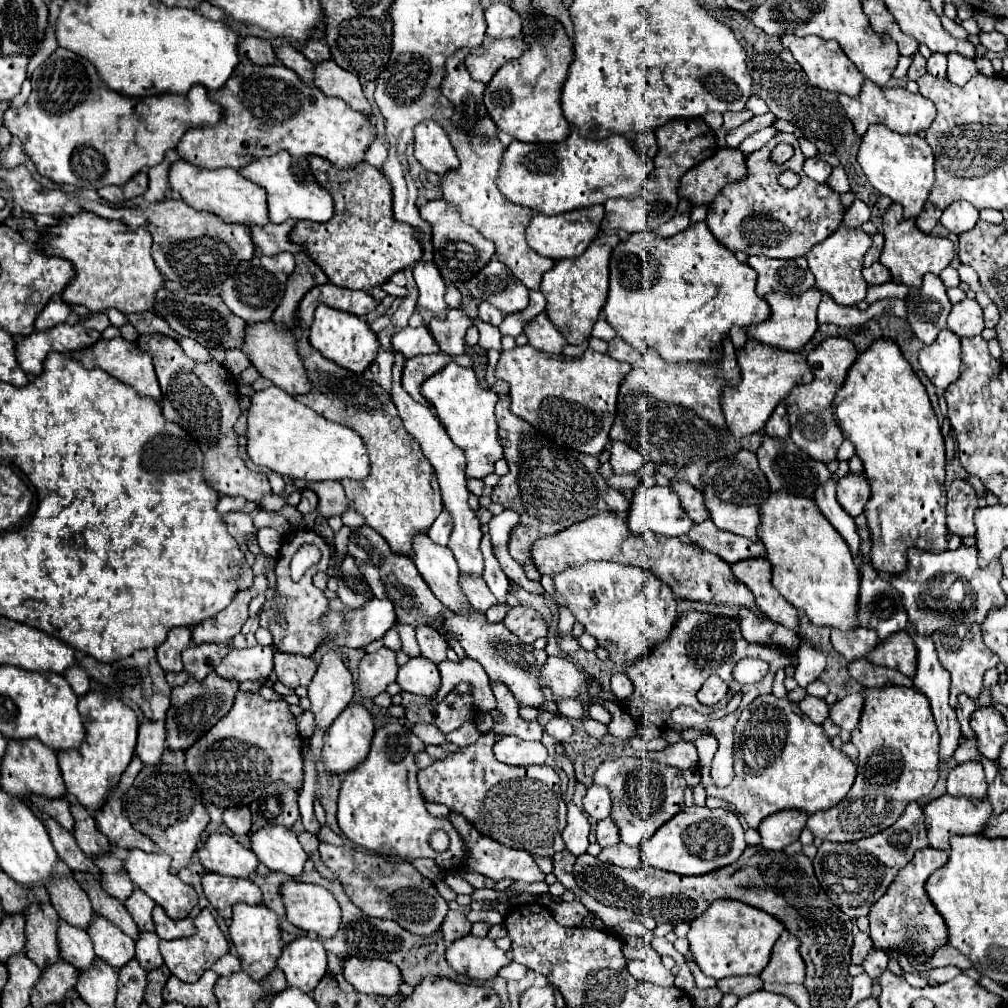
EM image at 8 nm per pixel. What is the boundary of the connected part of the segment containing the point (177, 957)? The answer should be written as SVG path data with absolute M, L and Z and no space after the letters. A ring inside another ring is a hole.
M204 908L200 912L200 916L194 918L196 924L196 934L190 938L178 938L178 940L160 940L160 952L164 956L164 964L170 968L170 972L176 978L182 978L184 982L194 982L198 980L208 968L212 968L220 956L228 954L228 940L224 938L222 930L218 928L212 912L208 908Z

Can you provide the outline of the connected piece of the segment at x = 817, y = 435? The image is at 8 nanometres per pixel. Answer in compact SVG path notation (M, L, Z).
M846 338L822 340L808 354L808 364L812 366L812 372L816 376L814 382L796 386L790 392L790 396L786 398L786 412L788 412L788 420L790 420L790 438L802 452L810 454L810 458L818 458L818 462L824 462L824 464L834 462L838 456L838 448L844 440L844 434L834 418L832 400L834 400L836 392L844 386L846 374L848 374L850 366L856 362L856 358L858 358L858 350L850 340L846 340Z

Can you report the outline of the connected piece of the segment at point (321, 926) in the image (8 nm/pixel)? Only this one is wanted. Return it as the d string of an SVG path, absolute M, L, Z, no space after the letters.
M288 880L280 886L280 892L282 892L282 898L284 898L284 906L286 906L286 914L288 914L288 920L306 930L306 932L316 932L320 938L330 938L338 932L338 926L340 926L340 906L336 902L336 898L322 886L316 886L316 884L302 884L302 882L294 882L294 880Z

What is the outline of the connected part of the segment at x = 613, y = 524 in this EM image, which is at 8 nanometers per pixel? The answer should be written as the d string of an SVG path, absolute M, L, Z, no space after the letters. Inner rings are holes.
M598 512L594 518L586 518L560 530L558 534L546 534L530 548L532 562L540 570L540 574L558 574L570 566L580 566L590 560L612 560L620 564L638 566L656 574L662 582L666 582L678 598L716 602L716 604L736 604L746 606L750 610L758 610L754 596L742 582L732 576L730 564L722 562L722 558L704 552L700 546L694 546L688 536L684 538L662 538L656 536L654 546L648 546L644 536L634 536L628 532L626 518L614 512Z

